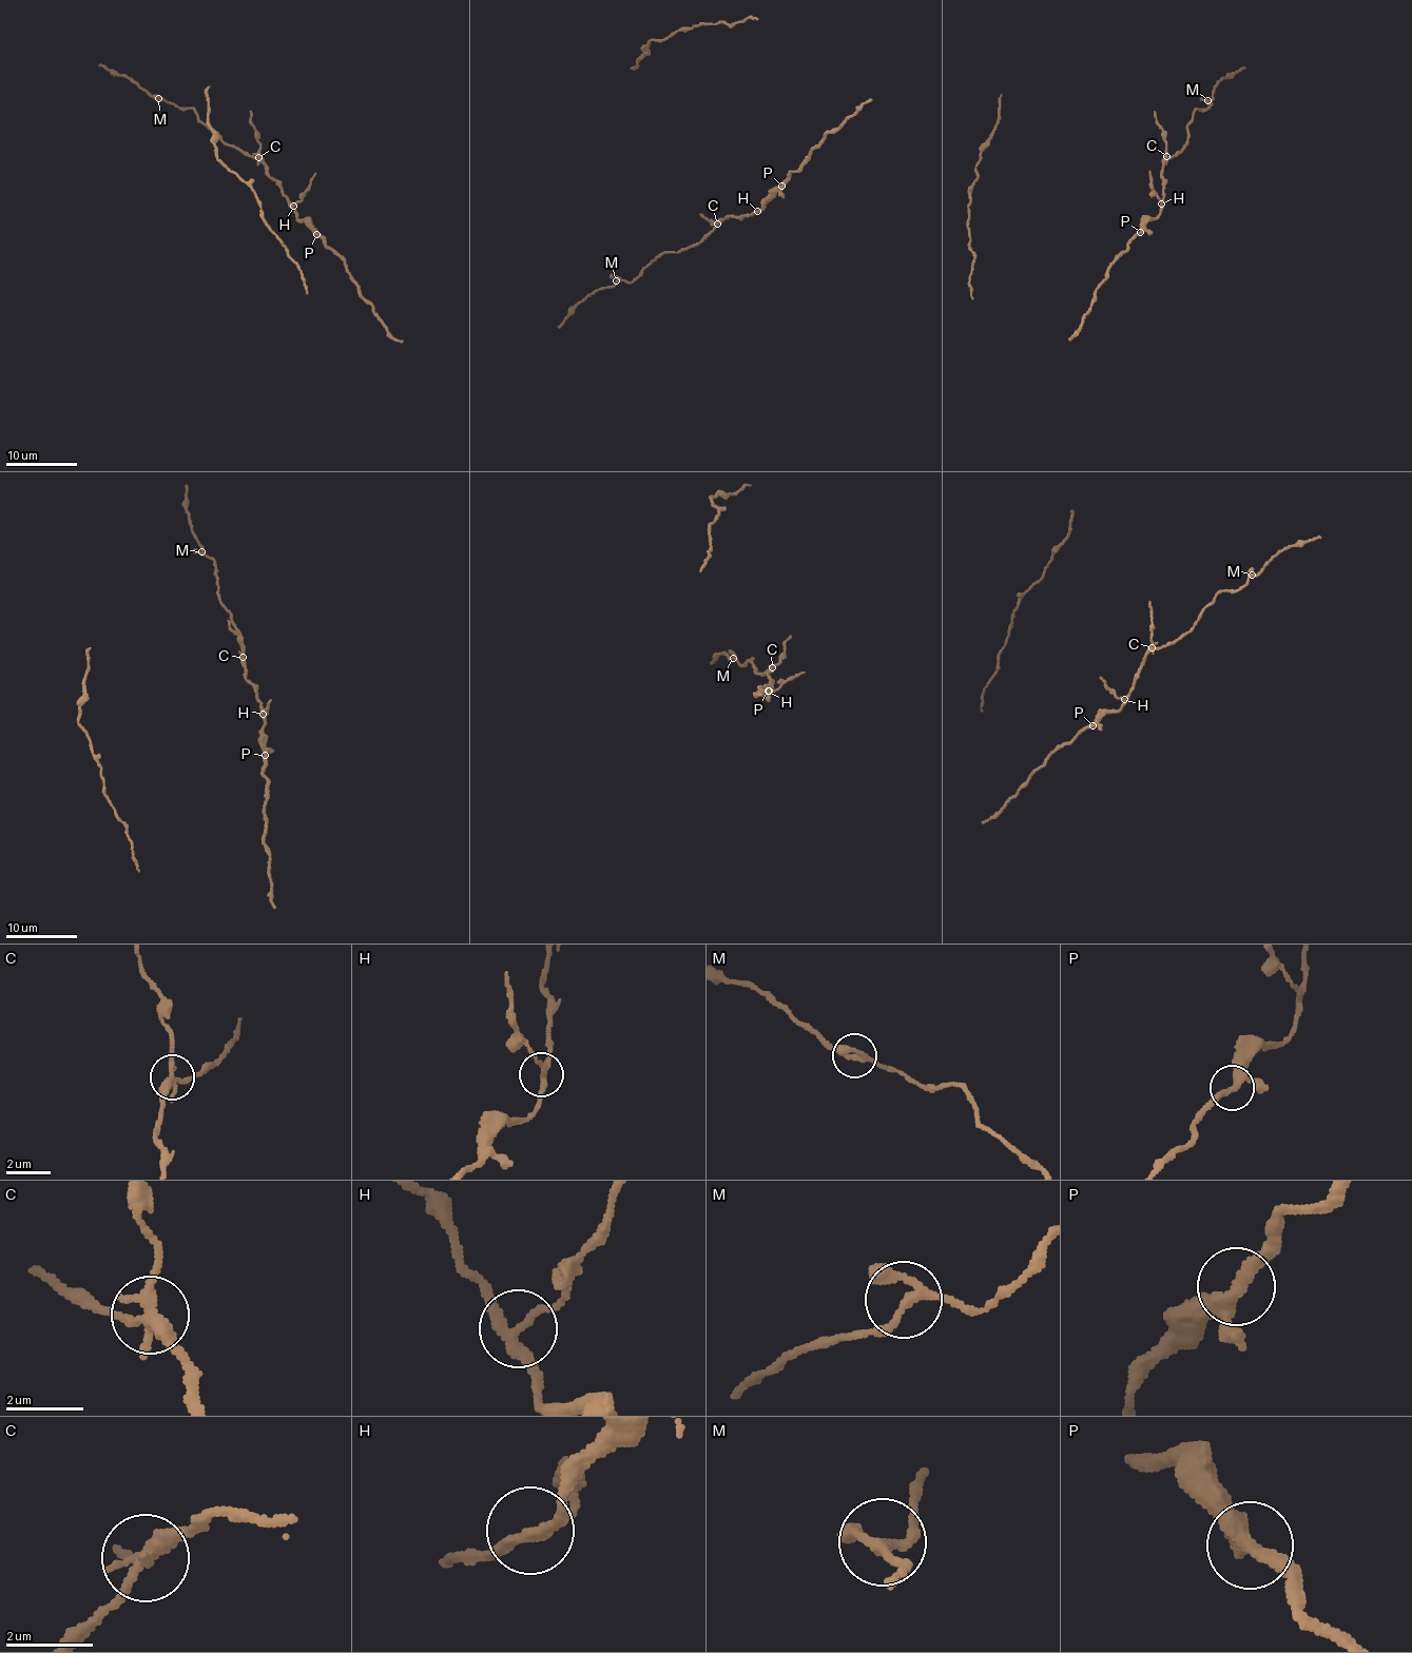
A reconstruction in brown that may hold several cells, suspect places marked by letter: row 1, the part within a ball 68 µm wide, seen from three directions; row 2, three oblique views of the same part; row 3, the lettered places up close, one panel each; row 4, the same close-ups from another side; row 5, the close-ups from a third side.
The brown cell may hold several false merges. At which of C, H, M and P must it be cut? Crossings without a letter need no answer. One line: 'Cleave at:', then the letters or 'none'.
Cleave at: C, H

